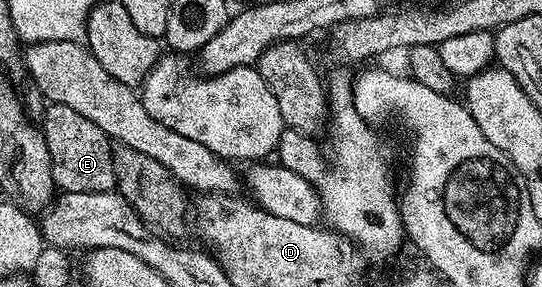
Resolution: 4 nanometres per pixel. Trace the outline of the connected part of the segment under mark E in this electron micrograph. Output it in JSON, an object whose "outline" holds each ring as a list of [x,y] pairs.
{"outline":[[[52,102],[46,103],[44,106],[46,107],[45,113],[42,114],[41,120],[39,119],[39,127],[45,133],[45,141],[51,154],[53,180],[56,187],[62,193],[114,191],[117,179],[115,178],[115,162],[113,161],[113,144],[109,135],[103,130],[99,130],[99,126],[95,126],[95,122],[83,118],[83,114],[79,114],[79,110],[71,110],[71,106]]]}

